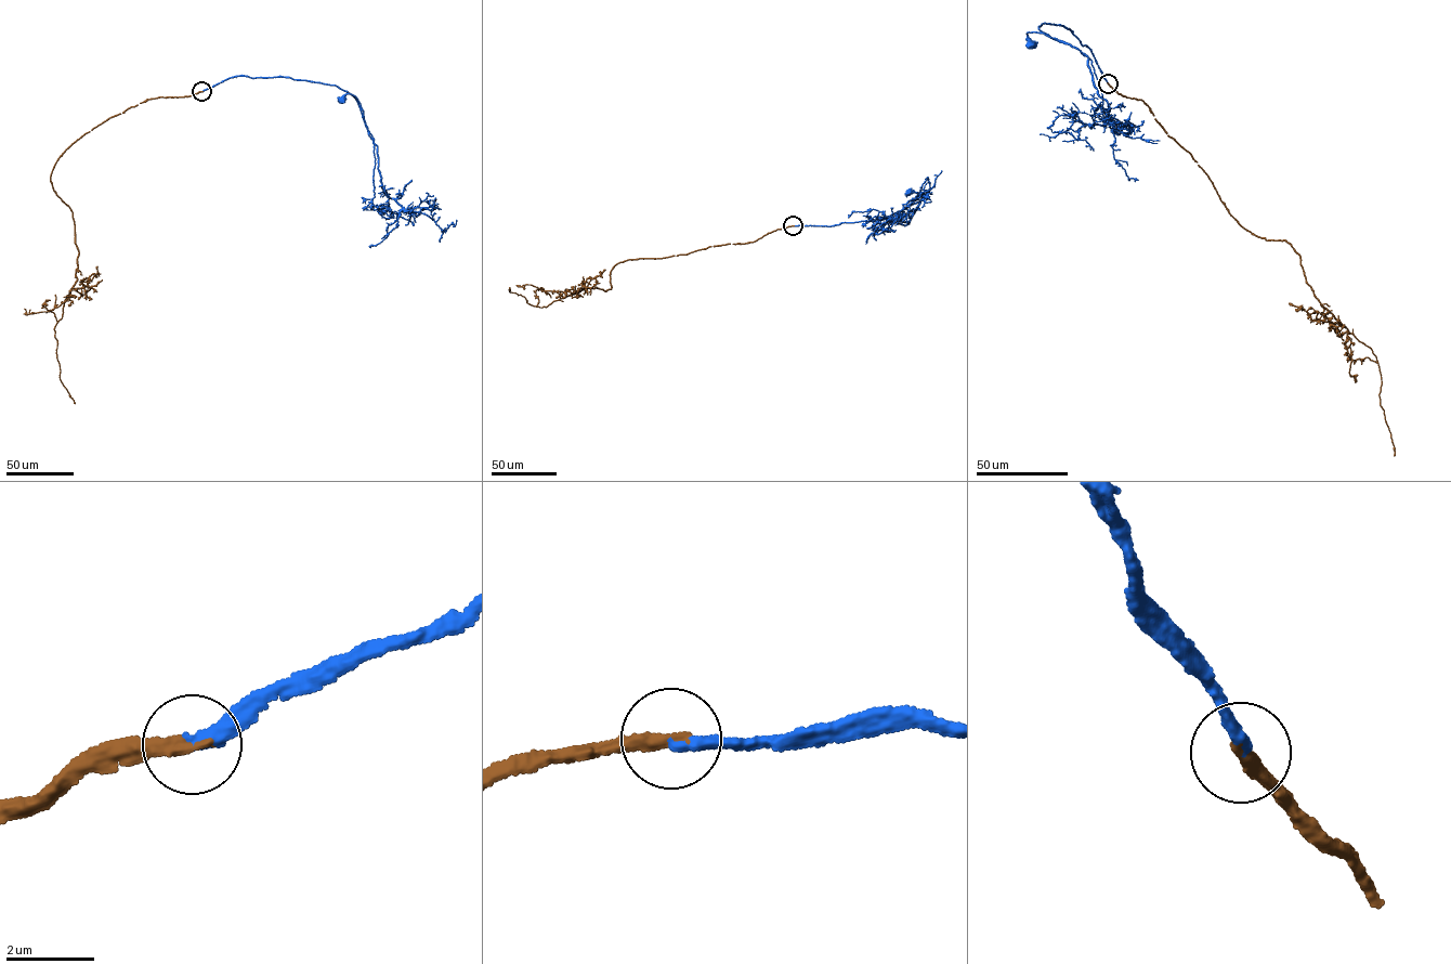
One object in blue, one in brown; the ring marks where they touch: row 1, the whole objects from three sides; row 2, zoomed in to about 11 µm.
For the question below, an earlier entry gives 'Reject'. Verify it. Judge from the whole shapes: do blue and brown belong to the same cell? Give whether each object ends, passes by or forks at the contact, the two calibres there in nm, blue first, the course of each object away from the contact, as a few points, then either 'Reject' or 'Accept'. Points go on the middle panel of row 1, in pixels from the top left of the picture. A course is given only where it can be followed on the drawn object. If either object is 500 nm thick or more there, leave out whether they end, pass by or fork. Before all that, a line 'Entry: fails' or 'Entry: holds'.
Entry: fails
At the ring blue ends. At the ring brown ends. Thickness 320 nm (blue) against 340 nm. Course of blue: (793, 225), (827, 226), (883, 219), (918, 202), (915, 211), (922, 194), (909, 192). Course of brown: (793, 225), (754, 242), (622, 261), (611, 270), (611, 288), (584, 288), (545, 307), (530, 304), (509, 287). Accept

